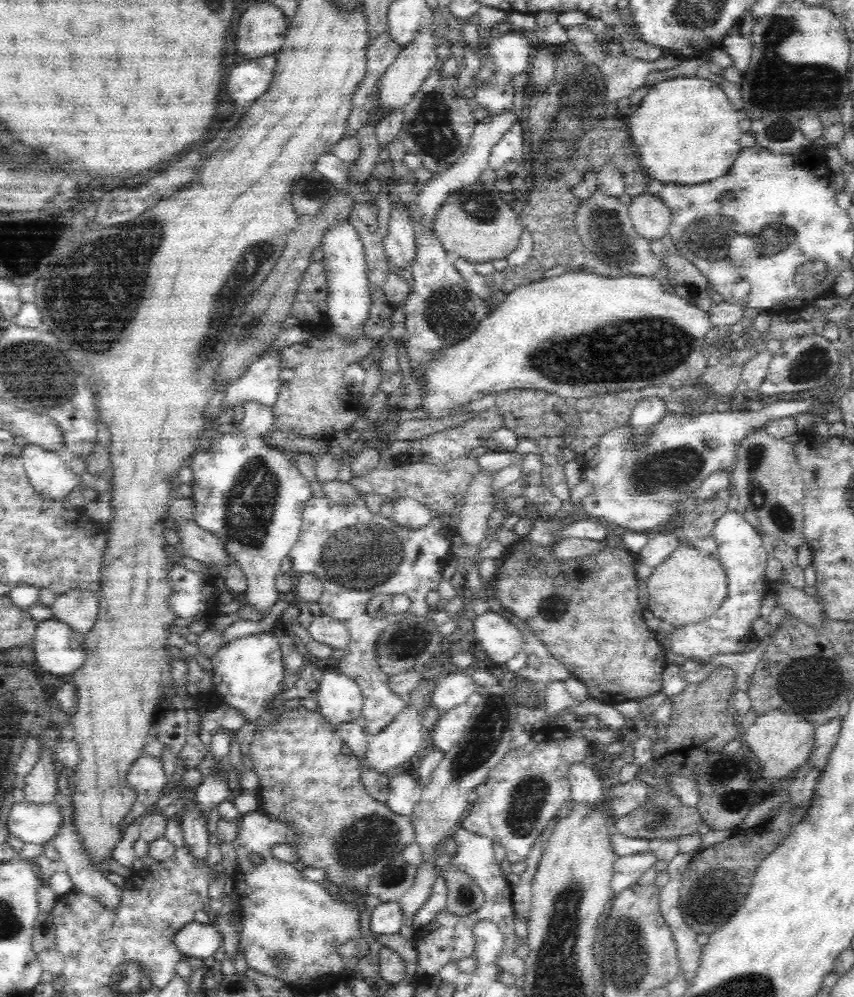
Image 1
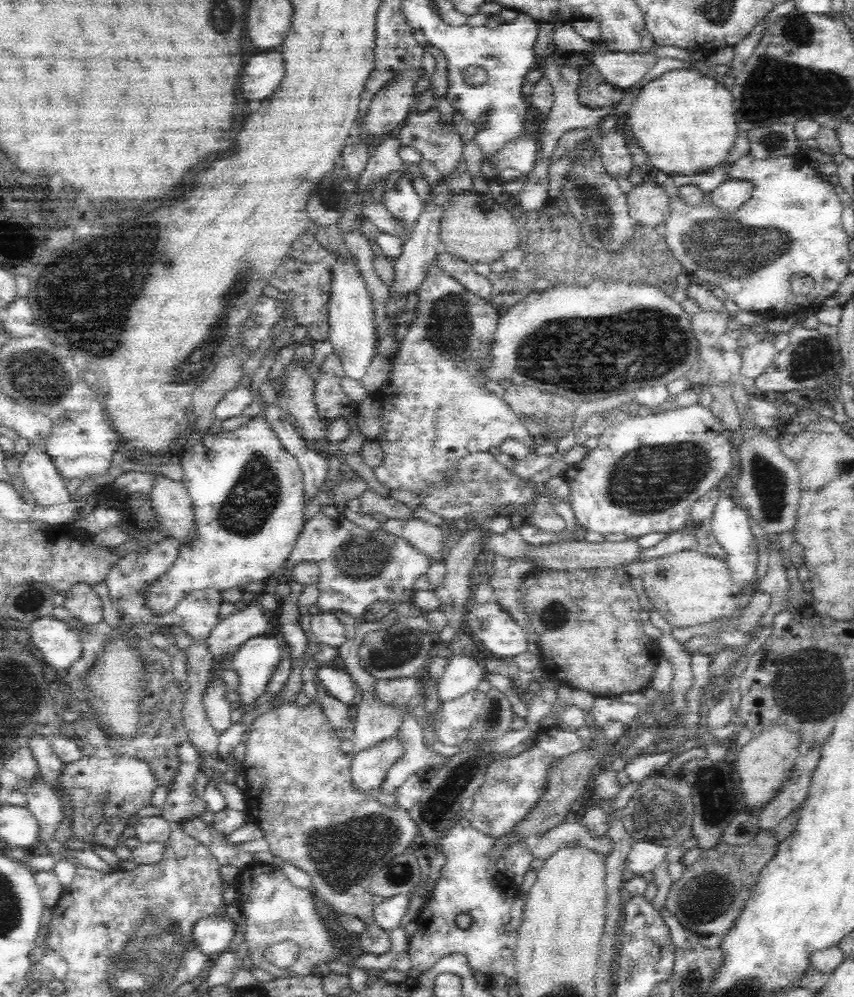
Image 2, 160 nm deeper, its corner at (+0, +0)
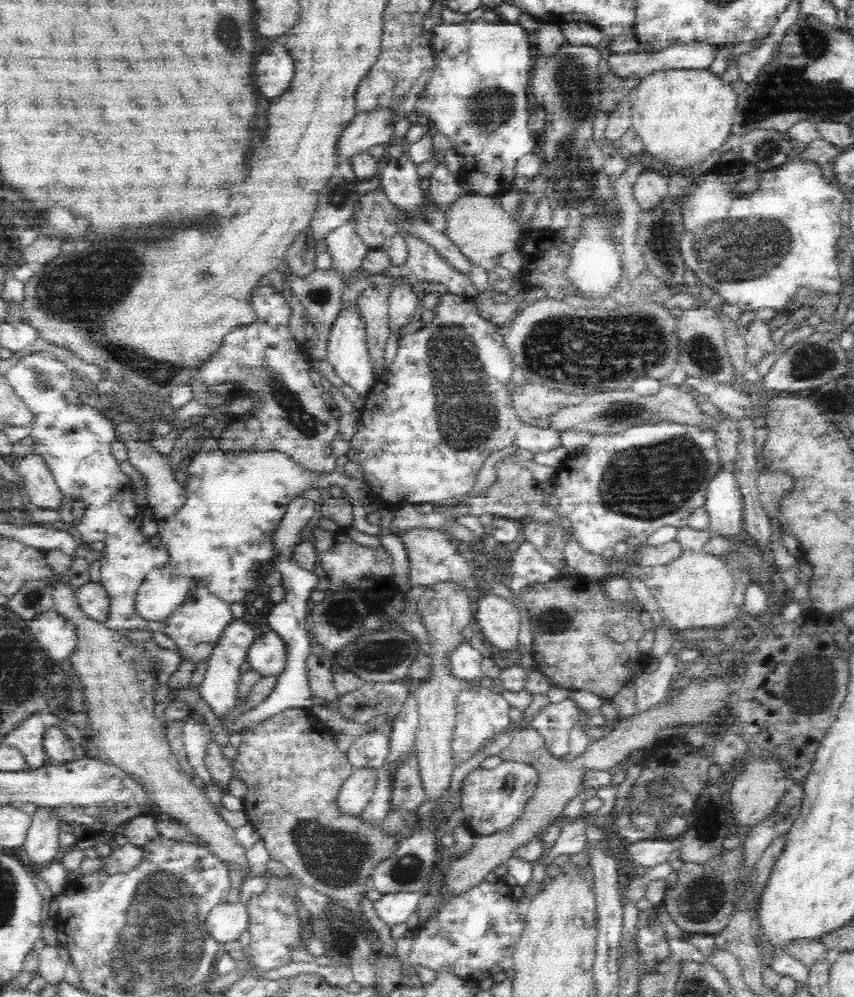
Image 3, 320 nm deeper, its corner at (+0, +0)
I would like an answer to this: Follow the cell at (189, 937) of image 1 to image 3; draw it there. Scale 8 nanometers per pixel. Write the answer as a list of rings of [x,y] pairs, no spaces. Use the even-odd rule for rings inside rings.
[[[232,898],[213,907],[205,923],[208,933],[223,947],[241,938],[249,930],[249,922],[247,903]]]

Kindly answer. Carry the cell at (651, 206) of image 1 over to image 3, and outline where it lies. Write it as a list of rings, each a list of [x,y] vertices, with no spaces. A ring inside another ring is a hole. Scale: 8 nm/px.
[[[656,70],[641,78],[631,101],[631,129],[642,140],[652,163],[633,185],[634,198],[644,211],[666,196],[668,181],[659,172],[659,165],[692,167],[721,148],[731,133],[737,94],[730,82],[710,70]]]

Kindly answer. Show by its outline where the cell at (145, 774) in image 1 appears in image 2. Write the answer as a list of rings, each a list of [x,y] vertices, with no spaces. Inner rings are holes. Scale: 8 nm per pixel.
[[[114,754],[107,758],[83,755],[76,762],[64,763],[56,782],[44,783],[57,792],[62,805],[70,806],[70,825],[75,839],[86,846],[97,845],[106,849],[118,845],[117,839],[127,828],[128,818],[151,805],[156,788],[148,763]]]

